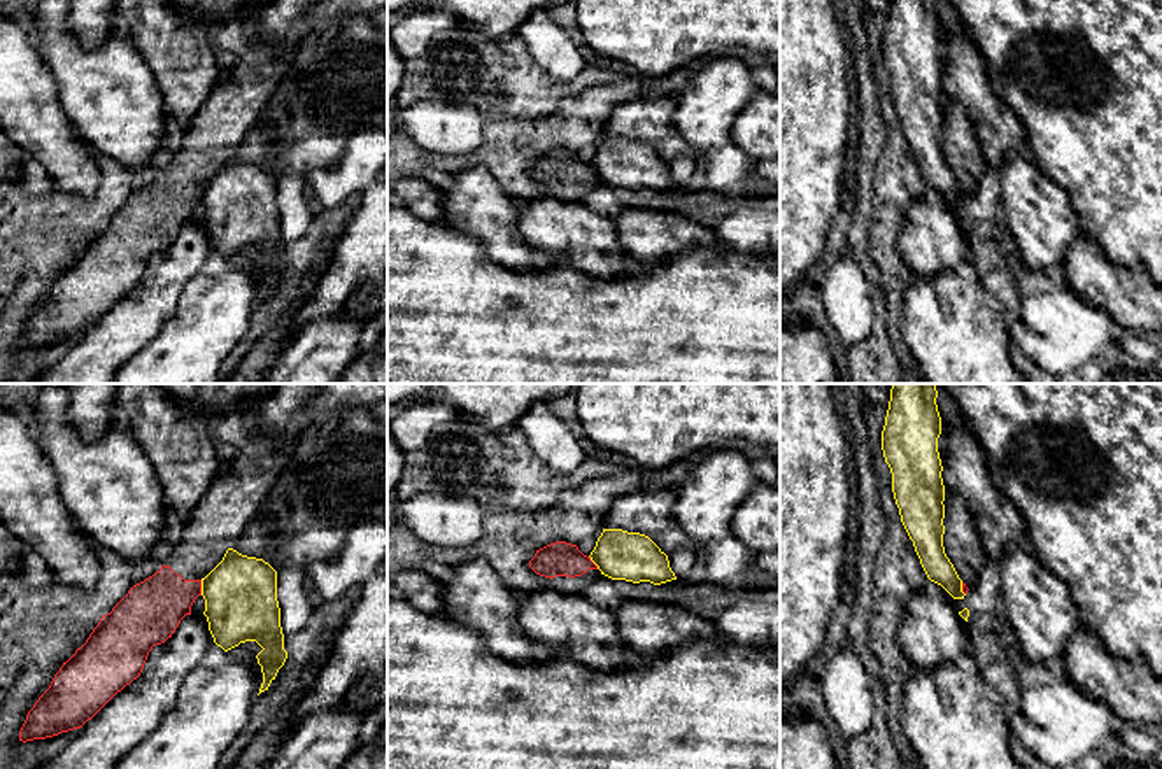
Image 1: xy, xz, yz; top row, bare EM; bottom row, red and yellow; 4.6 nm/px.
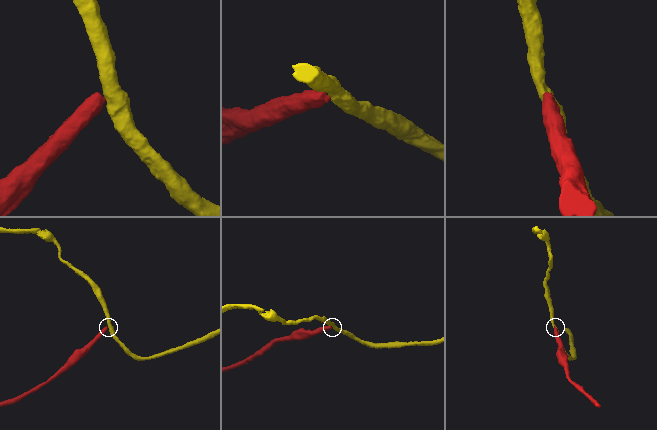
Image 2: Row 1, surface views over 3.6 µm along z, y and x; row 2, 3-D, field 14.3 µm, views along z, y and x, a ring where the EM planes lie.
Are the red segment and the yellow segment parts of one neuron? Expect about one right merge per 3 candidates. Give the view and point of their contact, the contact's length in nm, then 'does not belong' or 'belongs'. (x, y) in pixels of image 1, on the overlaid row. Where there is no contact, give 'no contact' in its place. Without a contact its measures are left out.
xy (200, 587) | 70 nm | does not belong

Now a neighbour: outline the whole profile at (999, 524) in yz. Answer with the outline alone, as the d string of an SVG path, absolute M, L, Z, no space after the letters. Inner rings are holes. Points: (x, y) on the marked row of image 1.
M962 419L955 420L946 438L950 459L941 471L943 485L966 503L987 561L997 564L1010 545L1029 548L1024 517L992 483L985 452Z

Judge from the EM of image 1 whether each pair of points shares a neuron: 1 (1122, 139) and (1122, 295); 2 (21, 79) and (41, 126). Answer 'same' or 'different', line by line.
1: different
2: same

